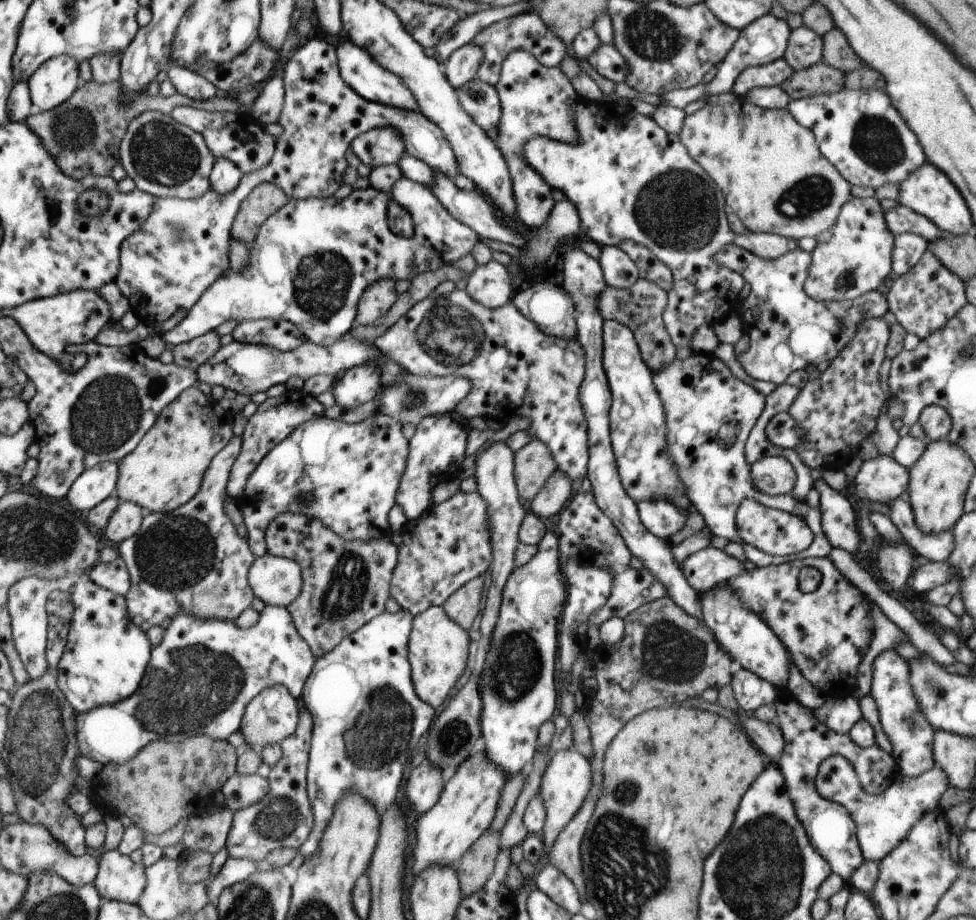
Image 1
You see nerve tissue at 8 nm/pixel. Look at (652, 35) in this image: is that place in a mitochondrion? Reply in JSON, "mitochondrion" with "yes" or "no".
{"mitochondrion":"yes"}

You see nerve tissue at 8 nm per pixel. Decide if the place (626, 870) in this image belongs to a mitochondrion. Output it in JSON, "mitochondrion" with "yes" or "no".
{"mitochondrion":"yes"}

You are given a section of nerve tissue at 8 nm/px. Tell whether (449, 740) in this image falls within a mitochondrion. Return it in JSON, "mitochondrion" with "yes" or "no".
{"mitochondrion":"yes"}

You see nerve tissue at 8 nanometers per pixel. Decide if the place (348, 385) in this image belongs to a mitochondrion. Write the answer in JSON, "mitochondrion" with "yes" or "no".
{"mitochondrion":"no"}

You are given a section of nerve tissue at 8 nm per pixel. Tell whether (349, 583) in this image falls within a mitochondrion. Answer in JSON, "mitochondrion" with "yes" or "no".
{"mitochondrion":"yes"}

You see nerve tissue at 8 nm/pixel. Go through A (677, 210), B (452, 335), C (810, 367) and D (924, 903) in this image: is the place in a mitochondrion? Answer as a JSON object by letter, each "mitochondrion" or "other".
{"A":"mitochondrion","B":"mitochondrion","C":"other","D":"other"}

